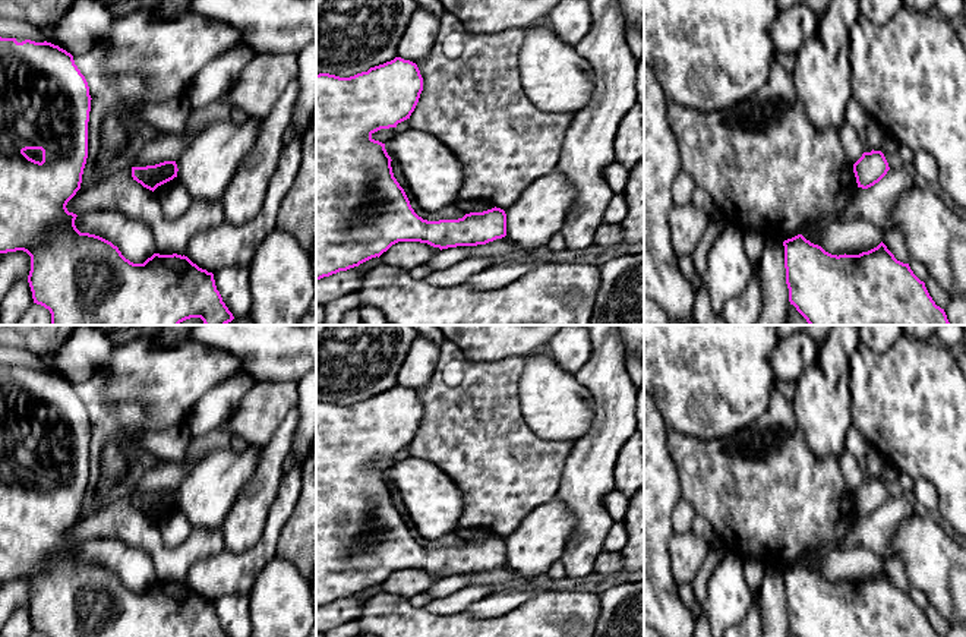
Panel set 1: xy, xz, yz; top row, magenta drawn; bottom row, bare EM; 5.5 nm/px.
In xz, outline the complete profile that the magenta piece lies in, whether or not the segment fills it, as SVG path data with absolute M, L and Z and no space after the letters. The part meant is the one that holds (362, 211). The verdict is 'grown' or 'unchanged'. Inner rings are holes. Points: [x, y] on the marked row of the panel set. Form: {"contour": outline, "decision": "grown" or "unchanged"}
{"contour": "M401 57L350 78L316 75L316 280L379 258L398 242L420 242L442 250L506 236L506 214L496 206L439 221L423 220L411 208L394 177L385 144L372 135L410 119L422 91L417 64Z", "decision": "unchanged"}

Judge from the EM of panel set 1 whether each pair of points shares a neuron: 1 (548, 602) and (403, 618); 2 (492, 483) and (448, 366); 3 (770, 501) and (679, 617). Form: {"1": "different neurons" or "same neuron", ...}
{"1": "same neuron", "2": "same neuron", "3": "different neurons"}

